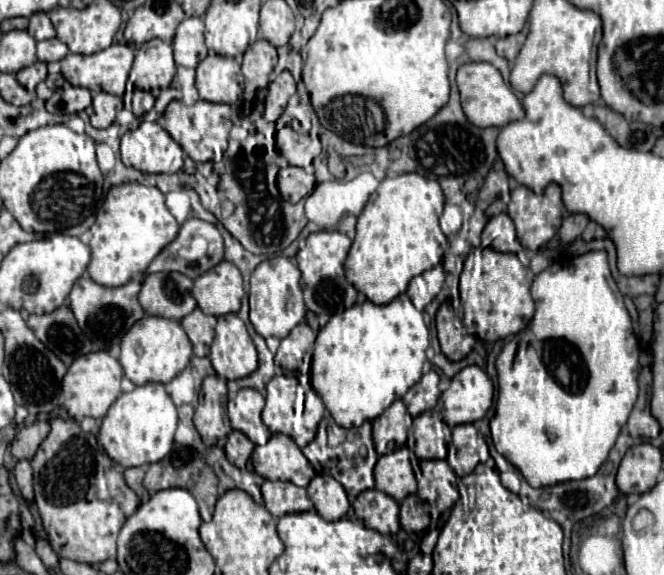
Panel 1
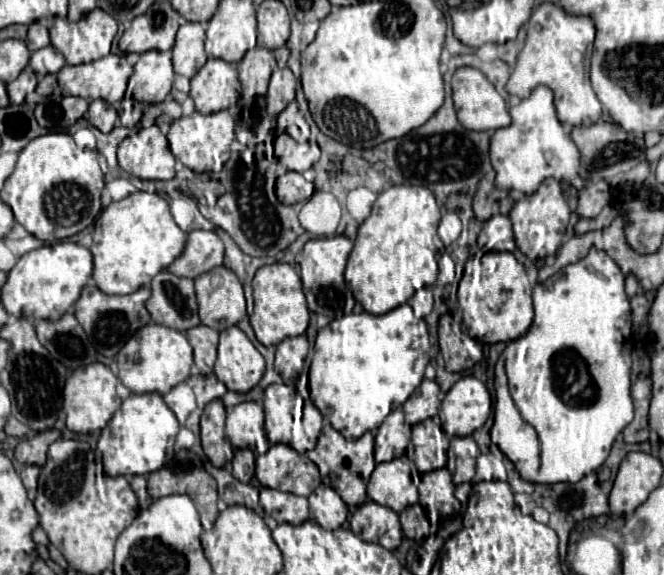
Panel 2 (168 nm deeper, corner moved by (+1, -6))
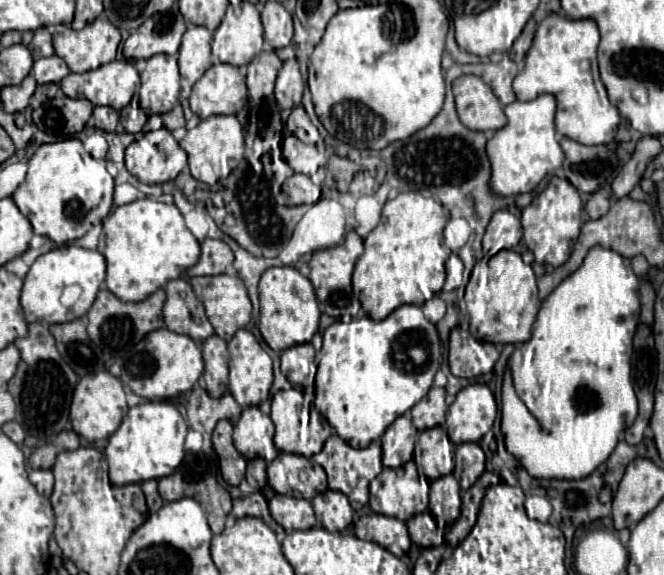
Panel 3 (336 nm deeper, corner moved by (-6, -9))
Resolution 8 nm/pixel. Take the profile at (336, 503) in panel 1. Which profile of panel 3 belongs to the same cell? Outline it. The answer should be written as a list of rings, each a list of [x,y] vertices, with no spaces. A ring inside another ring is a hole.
[[[326,491],[312,499],[314,511],[318,521],[328,531],[344,531],[354,517],[354,509],[350,507],[350,501],[340,491]]]

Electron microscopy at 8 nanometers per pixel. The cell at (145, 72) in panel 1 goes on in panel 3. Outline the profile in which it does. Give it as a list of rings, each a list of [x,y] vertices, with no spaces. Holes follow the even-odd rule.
[[[154,55],[142,71],[140,107],[146,113],[168,113],[180,95],[178,55]]]

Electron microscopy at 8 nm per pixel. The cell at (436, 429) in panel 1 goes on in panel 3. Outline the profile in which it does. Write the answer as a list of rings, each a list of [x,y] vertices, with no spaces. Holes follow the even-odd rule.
[[[432,427],[420,433],[414,449],[414,462],[424,467],[428,479],[438,479],[452,473],[454,469],[454,449],[442,427]]]

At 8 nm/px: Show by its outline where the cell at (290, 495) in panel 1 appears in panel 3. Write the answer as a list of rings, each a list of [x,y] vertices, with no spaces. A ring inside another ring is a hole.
[[[274,495],[270,499],[270,513],[286,533],[296,529],[310,529],[316,525],[312,503],[306,499],[294,499],[288,495]]]

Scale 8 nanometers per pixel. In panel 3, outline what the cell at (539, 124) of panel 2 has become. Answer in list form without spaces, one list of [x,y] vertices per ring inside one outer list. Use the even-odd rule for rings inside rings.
[[[540,95],[534,101],[514,101],[504,107],[506,113],[506,127],[498,129],[492,139],[486,143],[486,153],[492,163],[492,175],[490,175],[490,189],[496,195],[520,195],[530,193],[536,189],[536,185],[546,177],[546,173],[554,173],[562,167],[564,153],[558,143],[558,135],[554,129],[554,113],[556,113],[556,99],[554,95]]]

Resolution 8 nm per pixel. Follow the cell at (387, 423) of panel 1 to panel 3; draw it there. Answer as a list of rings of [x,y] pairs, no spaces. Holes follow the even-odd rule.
[[[408,415],[398,417],[382,435],[382,465],[400,467],[413,457],[414,445],[418,439],[418,429],[412,425]]]

